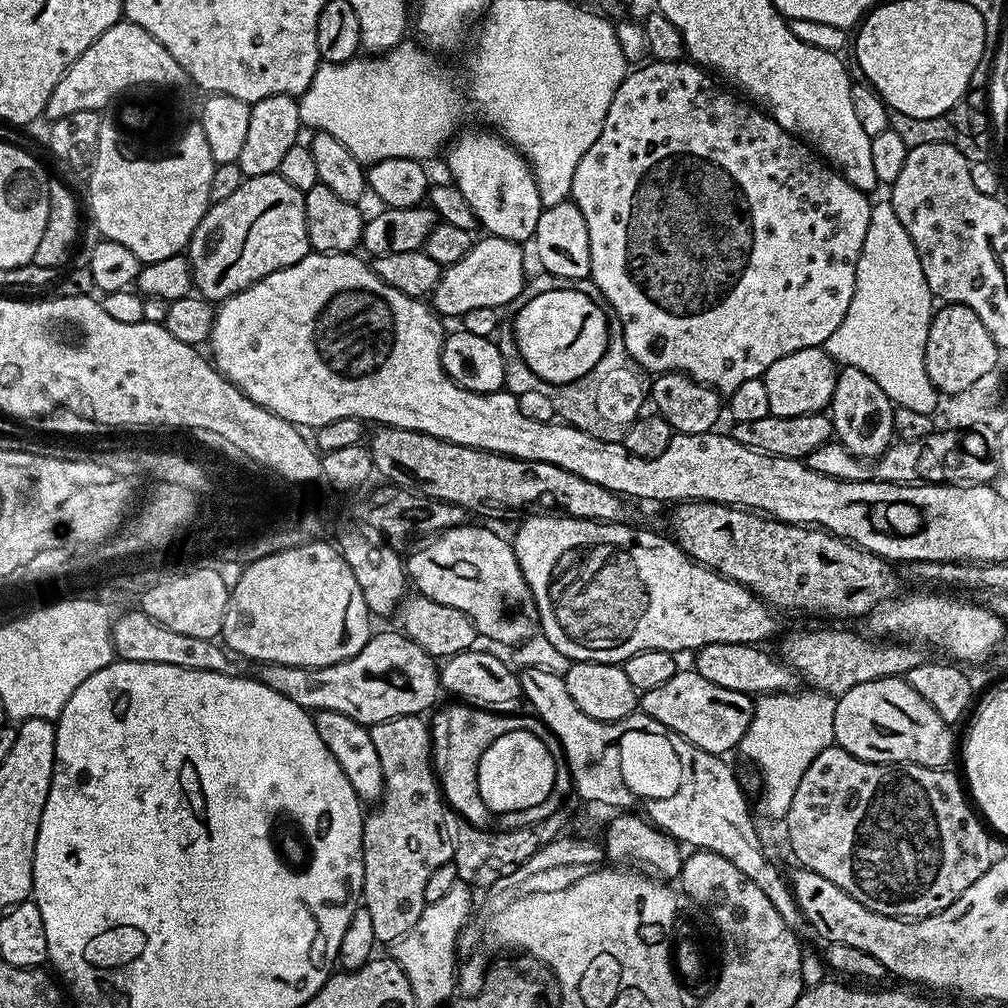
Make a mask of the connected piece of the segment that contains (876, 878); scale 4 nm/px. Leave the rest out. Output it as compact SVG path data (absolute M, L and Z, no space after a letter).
M839 746L822 750L822 754L818 754L818 758L810 762L806 774L802 774L802 782L798 782L798 790L794 790L794 802L791 803L786 817L788 844L792 847L797 862L800 863L797 865L814 874L822 874L824 880L834 882L834 886L846 890L848 896L853 896L858 904L877 912L881 918L935 917L937 912L944 911L944 908L956 901L967 888L974 886L974 882L983 880L994 859L992 840L988 837L989 829L974 811L961 777L959 775L956 777L954 773L948 771L944 768L927 768L917 764L871 764L854 758L846 749Z

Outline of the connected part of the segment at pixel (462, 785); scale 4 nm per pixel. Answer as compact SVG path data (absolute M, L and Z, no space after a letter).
M448 702L445 708L435 709L436 717L431 717L432 764L436 779L440 781L440 791L444 793L444 801L463 823L473 824L475 828L488 828L490 813L478 794L476 767L482 754L502 732L532 732L543 744L551 745L552 732L535 715L516 716L503 712L490 712L486 708L474 708L463 702Z

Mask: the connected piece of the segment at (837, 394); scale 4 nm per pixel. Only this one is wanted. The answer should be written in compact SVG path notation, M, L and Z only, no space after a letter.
M841 367L836 373L836 385L830 405L832 431L835 439L850 454L862 460L875 460L883 455L893 443L894 431L892 399L884 393L882 386L870 378L870 374L862 374L857 368Z

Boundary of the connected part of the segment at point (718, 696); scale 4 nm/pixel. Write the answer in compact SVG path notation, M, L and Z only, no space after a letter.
M678 670L674 678L670 678L668 684L643 693L639 697L638 704L643 715L652 716L658 722L662 722L662 726L674 730L694 746L698 746L715 756L724 756L728 754L731 748L736 748L739 744L745 743L754 711L753 701L745 693L726 690L726 686L714 686L714 682L702 678L699 672L695 670L689 670L689 672Z

